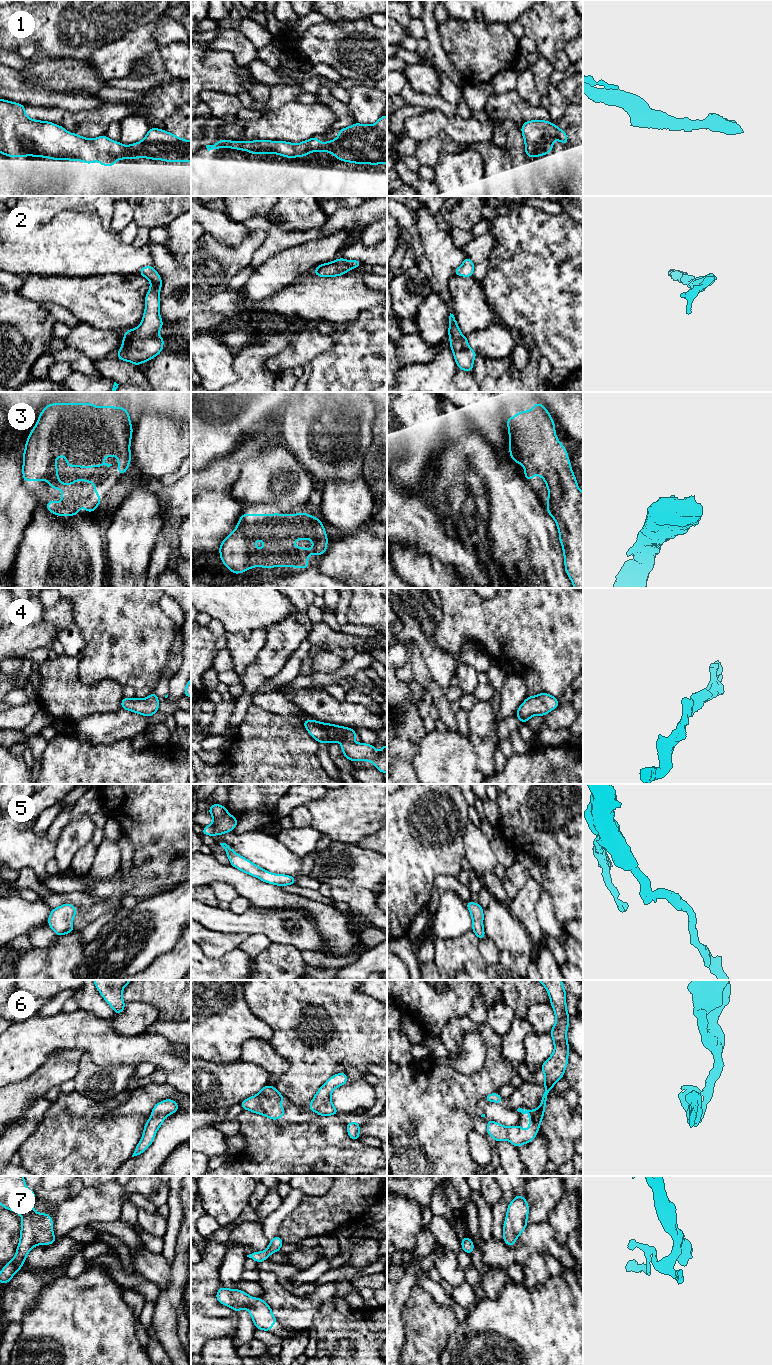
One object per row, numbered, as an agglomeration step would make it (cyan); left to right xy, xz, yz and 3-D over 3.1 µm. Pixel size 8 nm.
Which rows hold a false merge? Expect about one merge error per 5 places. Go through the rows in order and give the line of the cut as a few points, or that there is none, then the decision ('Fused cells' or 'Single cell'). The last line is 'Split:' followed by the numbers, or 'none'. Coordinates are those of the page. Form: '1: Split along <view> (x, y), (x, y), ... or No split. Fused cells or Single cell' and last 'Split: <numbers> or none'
1: No split. Single cell
2: No split. Single cell
3: No split. Single cell
4: No split. Single cell
5: No split. Single cell
6: No split. Single cell
7: No split. Single cell
Split: none

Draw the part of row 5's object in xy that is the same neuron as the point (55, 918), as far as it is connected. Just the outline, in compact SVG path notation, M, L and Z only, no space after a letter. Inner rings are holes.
M68 903L52 909L48 918L49 927L58 936L63 936L67 933L75 932L76 930L74 930L72 927L72 921L76 913L76 907Z

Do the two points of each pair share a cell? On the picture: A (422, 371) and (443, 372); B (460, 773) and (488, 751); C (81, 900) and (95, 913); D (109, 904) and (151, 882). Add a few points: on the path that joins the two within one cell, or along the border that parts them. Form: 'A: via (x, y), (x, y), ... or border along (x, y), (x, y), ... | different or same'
A: via (427, 372), (438, 372) | same
B: border along (468, 738), (473, 746), (478, 768), (483, 773) | different
C: border along (104, 898), (97, 903), (78, 905), (76, 907) | different
D: via (119, 897), (132, 884), (141, 884) | same

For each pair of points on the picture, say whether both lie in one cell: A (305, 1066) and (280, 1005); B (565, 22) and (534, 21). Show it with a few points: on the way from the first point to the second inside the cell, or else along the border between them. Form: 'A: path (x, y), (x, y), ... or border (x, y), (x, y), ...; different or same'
A: path (300, 1051), (288, 1029), (288, 1020); same
B: path (557, 23), (542, 22); same

